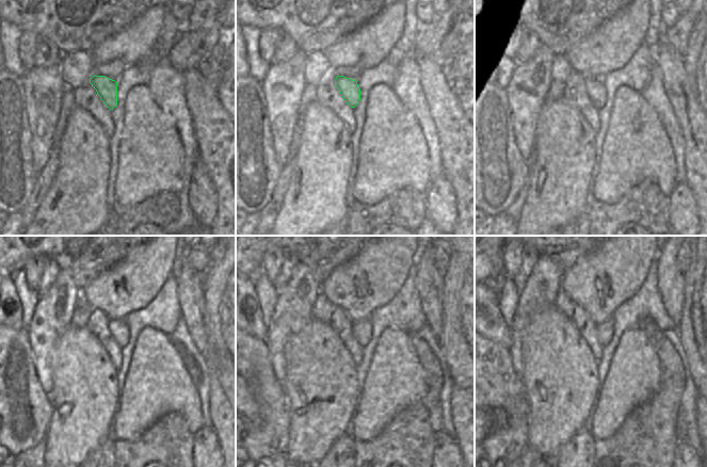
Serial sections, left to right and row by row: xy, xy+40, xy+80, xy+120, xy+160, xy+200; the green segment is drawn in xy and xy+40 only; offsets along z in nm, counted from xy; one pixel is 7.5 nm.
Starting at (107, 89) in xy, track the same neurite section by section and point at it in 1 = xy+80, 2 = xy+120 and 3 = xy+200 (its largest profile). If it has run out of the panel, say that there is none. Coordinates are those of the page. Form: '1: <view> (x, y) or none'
1: xy+80 (596, 91)
2: xy+120 (118, 328)
3: xy+200 (605, 331)

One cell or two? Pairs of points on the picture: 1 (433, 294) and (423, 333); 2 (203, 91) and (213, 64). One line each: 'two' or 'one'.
1: two
2: two

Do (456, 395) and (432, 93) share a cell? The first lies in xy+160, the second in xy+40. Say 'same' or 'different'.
same

